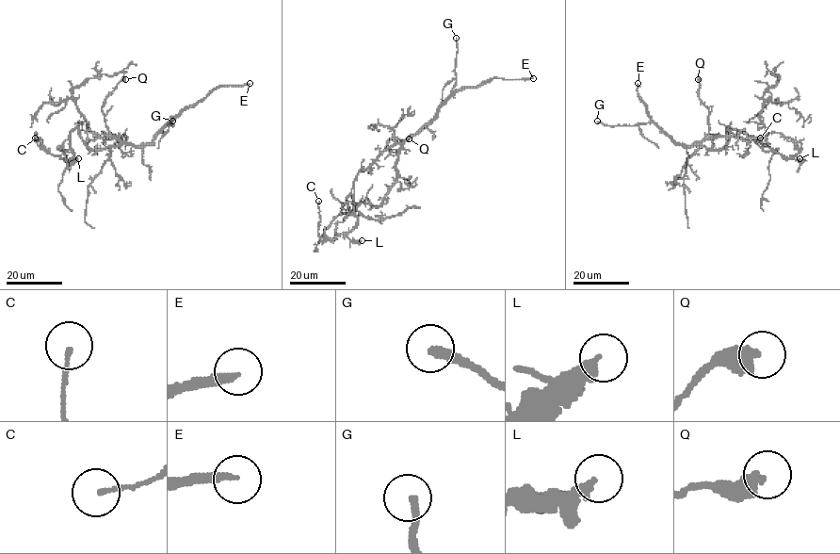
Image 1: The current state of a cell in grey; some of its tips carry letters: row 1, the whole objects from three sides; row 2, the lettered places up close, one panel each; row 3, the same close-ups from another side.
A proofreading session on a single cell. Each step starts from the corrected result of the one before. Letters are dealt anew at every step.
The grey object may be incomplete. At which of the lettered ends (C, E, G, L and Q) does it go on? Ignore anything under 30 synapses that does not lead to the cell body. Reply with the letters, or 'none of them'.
E, G

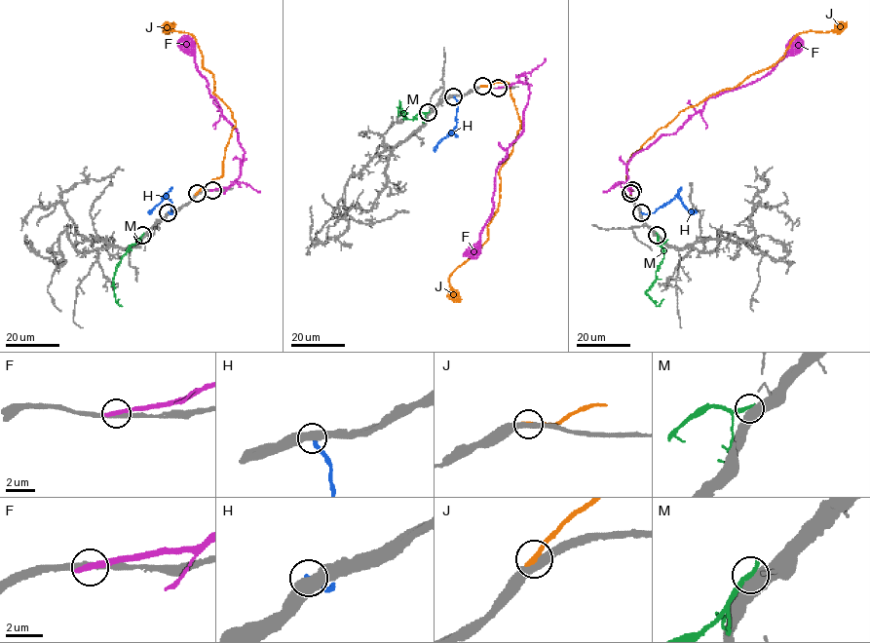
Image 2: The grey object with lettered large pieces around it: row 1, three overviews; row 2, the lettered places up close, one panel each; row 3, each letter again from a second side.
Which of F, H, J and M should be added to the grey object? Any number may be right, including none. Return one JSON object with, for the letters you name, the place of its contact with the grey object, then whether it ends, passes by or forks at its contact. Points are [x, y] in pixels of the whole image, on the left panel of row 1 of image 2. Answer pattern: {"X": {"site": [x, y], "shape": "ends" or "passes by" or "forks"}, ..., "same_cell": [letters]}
{"J": {"site": [197, 193], "shape": "ends"}, "same_cell": ["J"]}

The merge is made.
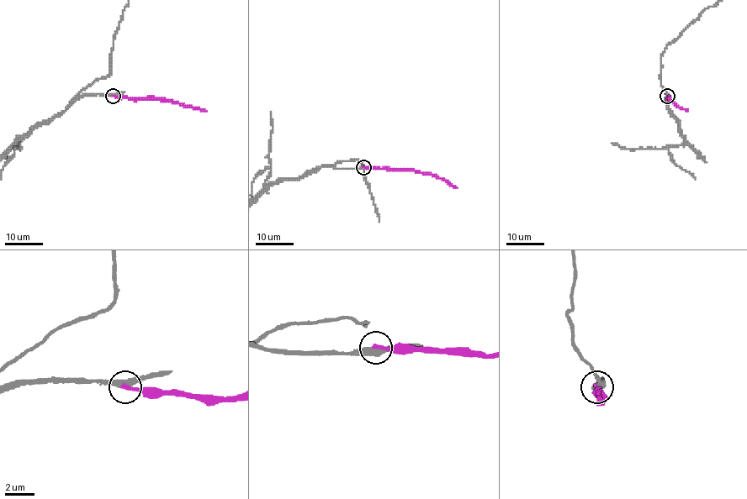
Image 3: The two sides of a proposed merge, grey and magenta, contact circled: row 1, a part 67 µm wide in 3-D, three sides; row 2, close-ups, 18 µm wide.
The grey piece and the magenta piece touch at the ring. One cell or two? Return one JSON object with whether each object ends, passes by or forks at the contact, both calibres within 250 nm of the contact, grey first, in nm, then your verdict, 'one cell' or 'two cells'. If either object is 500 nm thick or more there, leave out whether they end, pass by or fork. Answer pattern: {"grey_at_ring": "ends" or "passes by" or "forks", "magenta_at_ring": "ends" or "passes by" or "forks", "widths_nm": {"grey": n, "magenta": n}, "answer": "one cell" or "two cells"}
{"grey_at_ring": "passes by", "magenta_at_ring": "ends", "widths_nm": {"grey": 440, "magenta": 240}, "answer": "two cells"}

